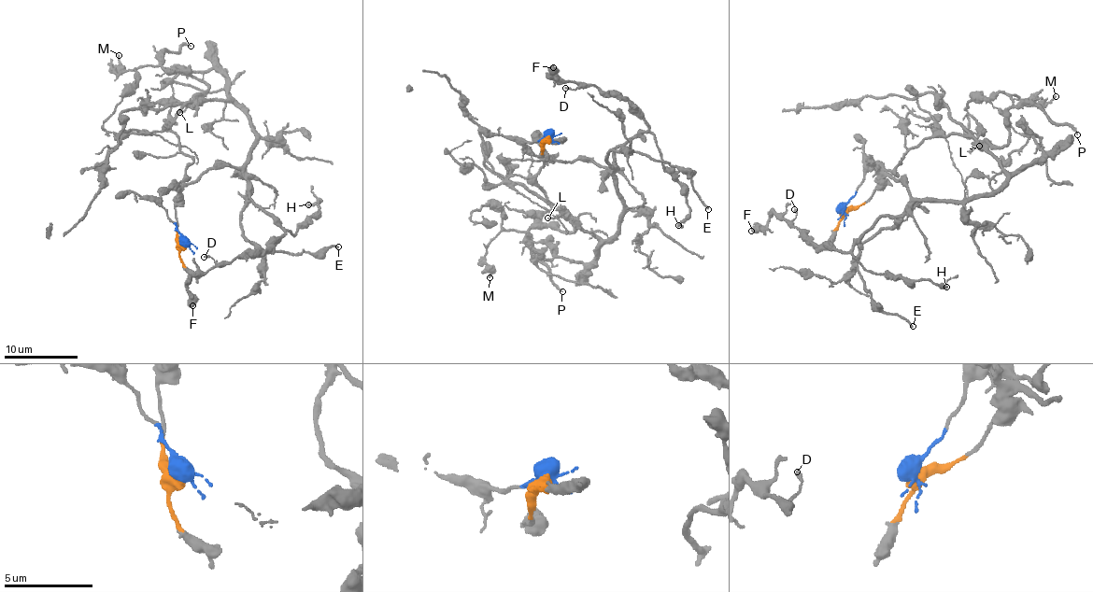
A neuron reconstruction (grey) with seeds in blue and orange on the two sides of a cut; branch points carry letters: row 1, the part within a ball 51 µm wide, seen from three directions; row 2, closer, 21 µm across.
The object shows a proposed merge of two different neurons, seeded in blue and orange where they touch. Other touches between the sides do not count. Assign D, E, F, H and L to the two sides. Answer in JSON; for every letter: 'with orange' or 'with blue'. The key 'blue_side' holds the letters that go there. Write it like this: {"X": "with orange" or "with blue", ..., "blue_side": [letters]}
{"D": "with orange", "E": "with orange", "F": "with orange", "H": "with orange", "L": "with orange", "blue_side": []}

